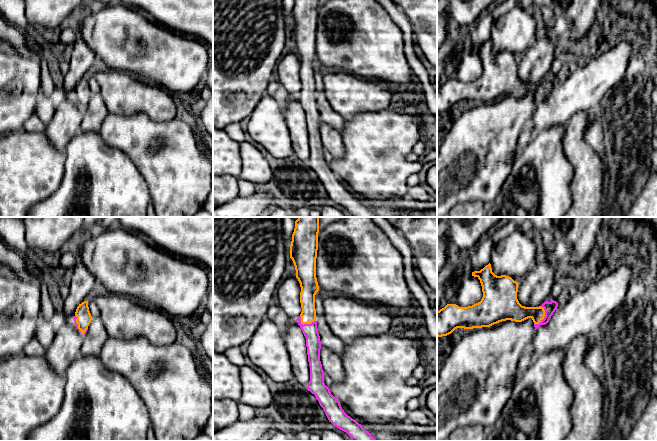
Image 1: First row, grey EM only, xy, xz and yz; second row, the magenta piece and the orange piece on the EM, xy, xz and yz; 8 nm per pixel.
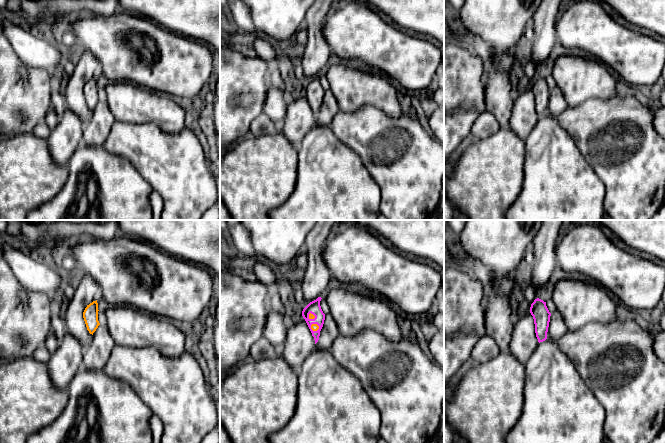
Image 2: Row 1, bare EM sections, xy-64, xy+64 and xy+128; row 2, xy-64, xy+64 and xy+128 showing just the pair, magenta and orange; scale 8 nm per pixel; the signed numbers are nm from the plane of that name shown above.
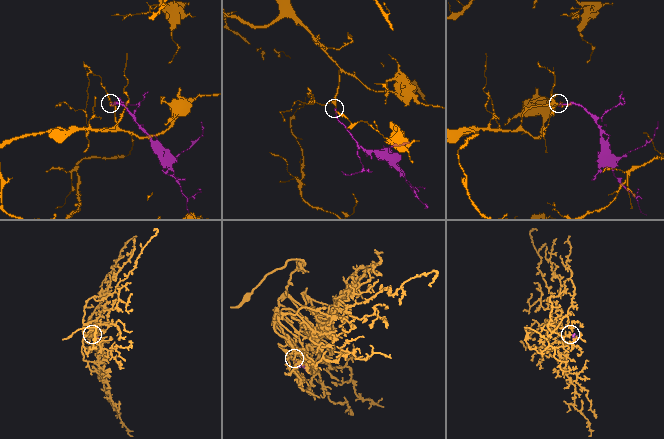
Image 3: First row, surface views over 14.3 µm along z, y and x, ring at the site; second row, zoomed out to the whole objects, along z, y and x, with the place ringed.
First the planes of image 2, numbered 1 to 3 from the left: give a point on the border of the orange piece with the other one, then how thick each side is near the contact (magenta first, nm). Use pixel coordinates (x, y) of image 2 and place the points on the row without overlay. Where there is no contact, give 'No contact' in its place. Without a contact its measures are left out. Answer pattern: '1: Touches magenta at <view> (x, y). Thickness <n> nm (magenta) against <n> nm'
1: No contact
2: Touches magenta at xy+64 (315, 99). Thickness 100 nm (magenta) against 60 nm
3: No contact

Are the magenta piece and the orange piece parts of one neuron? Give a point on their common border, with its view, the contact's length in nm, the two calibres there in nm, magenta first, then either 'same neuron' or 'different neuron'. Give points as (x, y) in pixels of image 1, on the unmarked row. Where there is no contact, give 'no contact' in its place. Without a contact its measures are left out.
yz (544, 93) | 170 nm | 90/160 nm | same neuron

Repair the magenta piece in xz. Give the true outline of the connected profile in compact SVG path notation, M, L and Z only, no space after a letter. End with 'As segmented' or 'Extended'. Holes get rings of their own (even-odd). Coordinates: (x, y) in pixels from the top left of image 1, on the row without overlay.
M295 0L290 21L290 34L301 63L302 88L296 98L306 114L310 142L310 157L306 164L315 171L329 198L346 208L351 217L377 217L361 200L344 188L340 178L324 159L325 150L320 137L321 118L315 85L315 71L319 67L316 54L318 9L319 0Z. Extended

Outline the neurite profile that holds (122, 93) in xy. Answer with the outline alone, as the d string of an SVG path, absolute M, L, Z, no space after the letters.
M110 68L99 69L95 77L109 113L131 115L142 112L156 122L176 118L175 102L166 89Z

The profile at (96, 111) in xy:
M100 93L92 94L88 106L84 111L80 125L81 132L98 132L108 109Z

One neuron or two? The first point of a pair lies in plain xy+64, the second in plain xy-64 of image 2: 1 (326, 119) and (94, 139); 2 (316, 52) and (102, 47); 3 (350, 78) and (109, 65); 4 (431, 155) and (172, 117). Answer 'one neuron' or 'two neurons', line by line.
1: one neuron
2: two neurons
3: two neurons
4: two neurons

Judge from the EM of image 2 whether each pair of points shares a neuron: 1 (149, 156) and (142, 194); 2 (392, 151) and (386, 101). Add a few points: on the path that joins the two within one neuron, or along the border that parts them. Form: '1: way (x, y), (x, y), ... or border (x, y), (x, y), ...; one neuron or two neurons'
1: border (130, 161), (132, 166), (154, 190); two neurons
2: border (367, 104), (391, 116), (403, 113); two neurons

